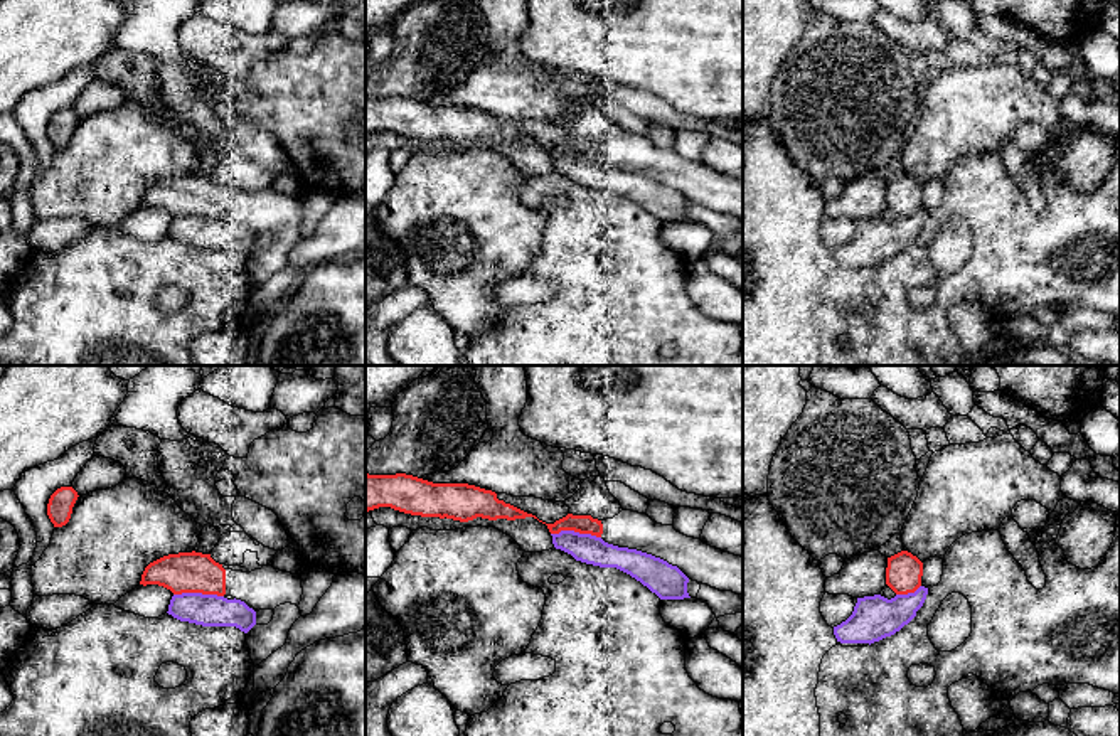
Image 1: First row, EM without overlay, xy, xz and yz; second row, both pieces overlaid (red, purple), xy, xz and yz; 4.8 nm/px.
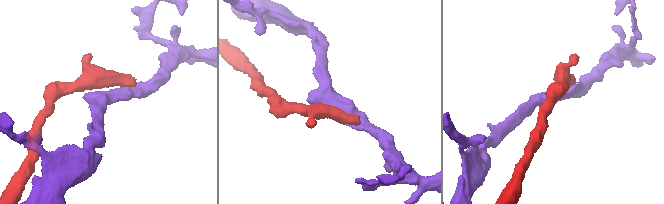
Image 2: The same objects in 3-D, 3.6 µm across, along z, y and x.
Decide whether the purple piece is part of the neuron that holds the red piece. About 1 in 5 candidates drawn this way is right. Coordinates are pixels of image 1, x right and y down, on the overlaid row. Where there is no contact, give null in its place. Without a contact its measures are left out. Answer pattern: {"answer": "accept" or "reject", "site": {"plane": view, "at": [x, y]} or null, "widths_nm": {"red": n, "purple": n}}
{"answer": "reject", "site": {"plane": "xy", "at": [199, 592]}, "widths_nm": {"red": 190, "purple": 160}}

